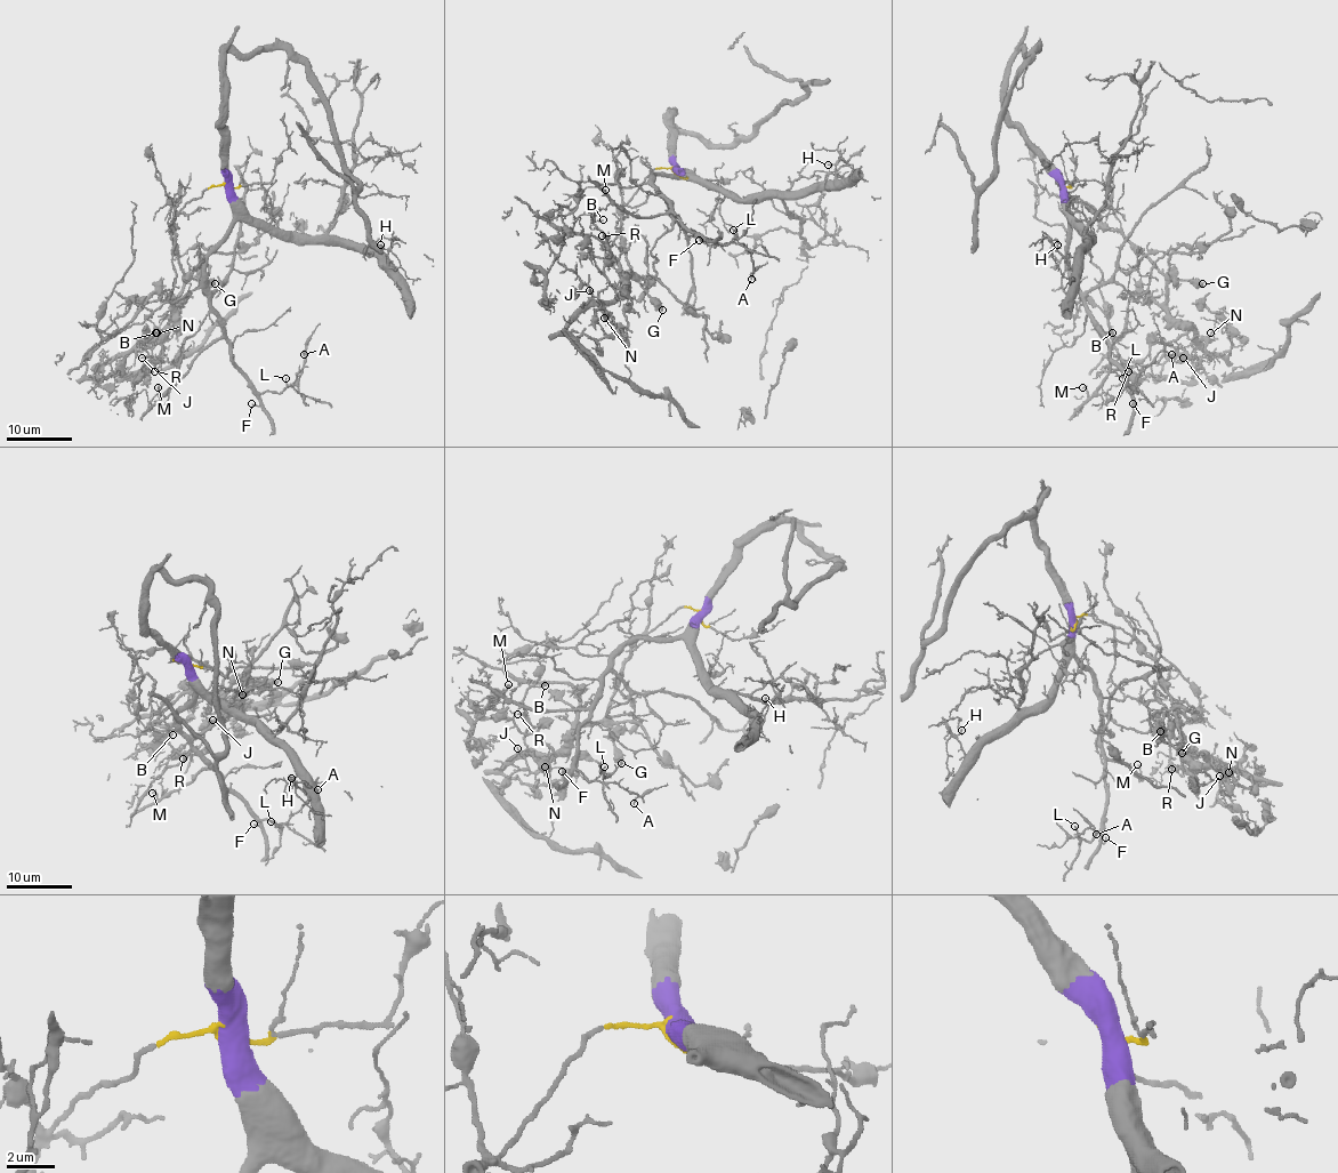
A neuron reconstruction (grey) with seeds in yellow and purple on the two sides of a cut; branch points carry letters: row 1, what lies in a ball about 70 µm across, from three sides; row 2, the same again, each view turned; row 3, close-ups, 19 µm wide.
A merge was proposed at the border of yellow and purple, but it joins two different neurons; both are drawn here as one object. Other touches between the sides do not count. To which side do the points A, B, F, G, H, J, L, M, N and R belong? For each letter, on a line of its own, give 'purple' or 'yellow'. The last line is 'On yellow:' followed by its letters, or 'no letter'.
A: purple
B: yellow
F: purple
G: yellow
H: purple
J: yellow
L: purple
M: purple
N: yellow
R: yellow
On yellow: B, G, J, N, R

